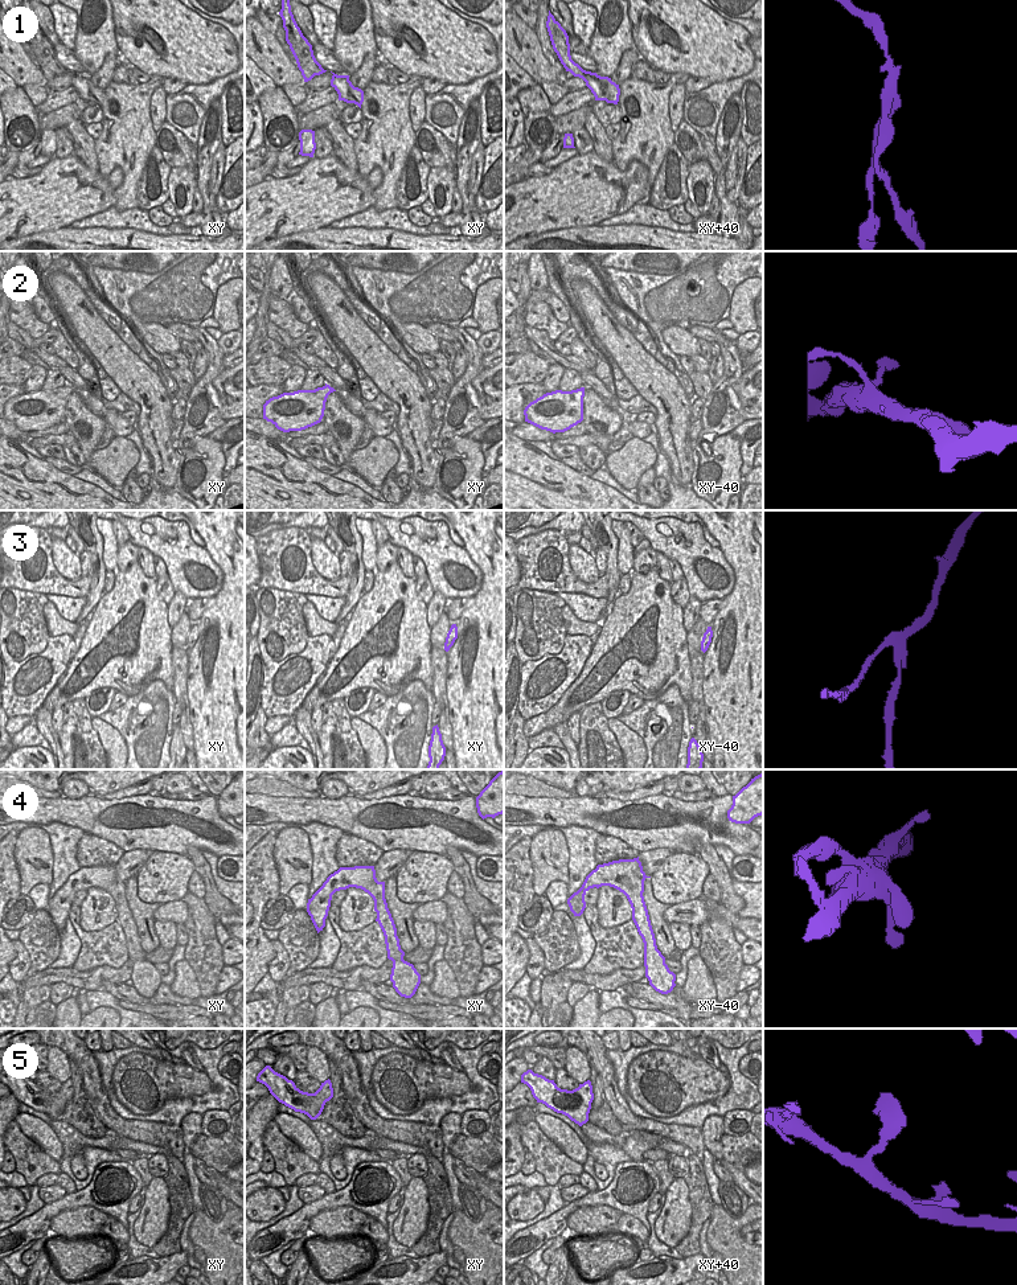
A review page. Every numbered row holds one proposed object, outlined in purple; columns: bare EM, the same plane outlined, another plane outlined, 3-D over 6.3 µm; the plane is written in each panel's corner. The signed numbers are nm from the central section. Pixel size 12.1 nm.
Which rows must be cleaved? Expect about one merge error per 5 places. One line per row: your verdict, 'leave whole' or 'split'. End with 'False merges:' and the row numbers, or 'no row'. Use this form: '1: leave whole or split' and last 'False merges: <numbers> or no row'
1: split
2: leave whole
3: split
4: leave whole
5: leave whole
False merges: 1, 3

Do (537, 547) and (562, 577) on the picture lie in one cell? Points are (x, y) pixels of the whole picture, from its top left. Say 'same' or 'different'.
same

